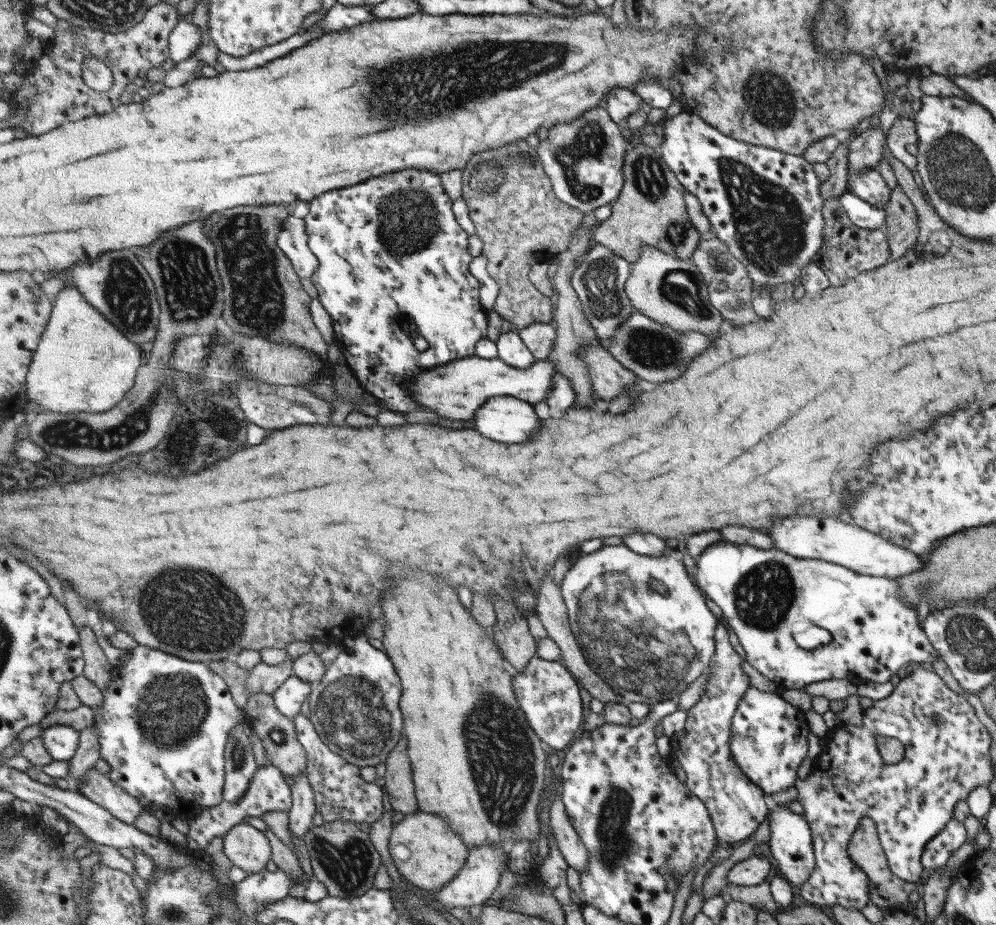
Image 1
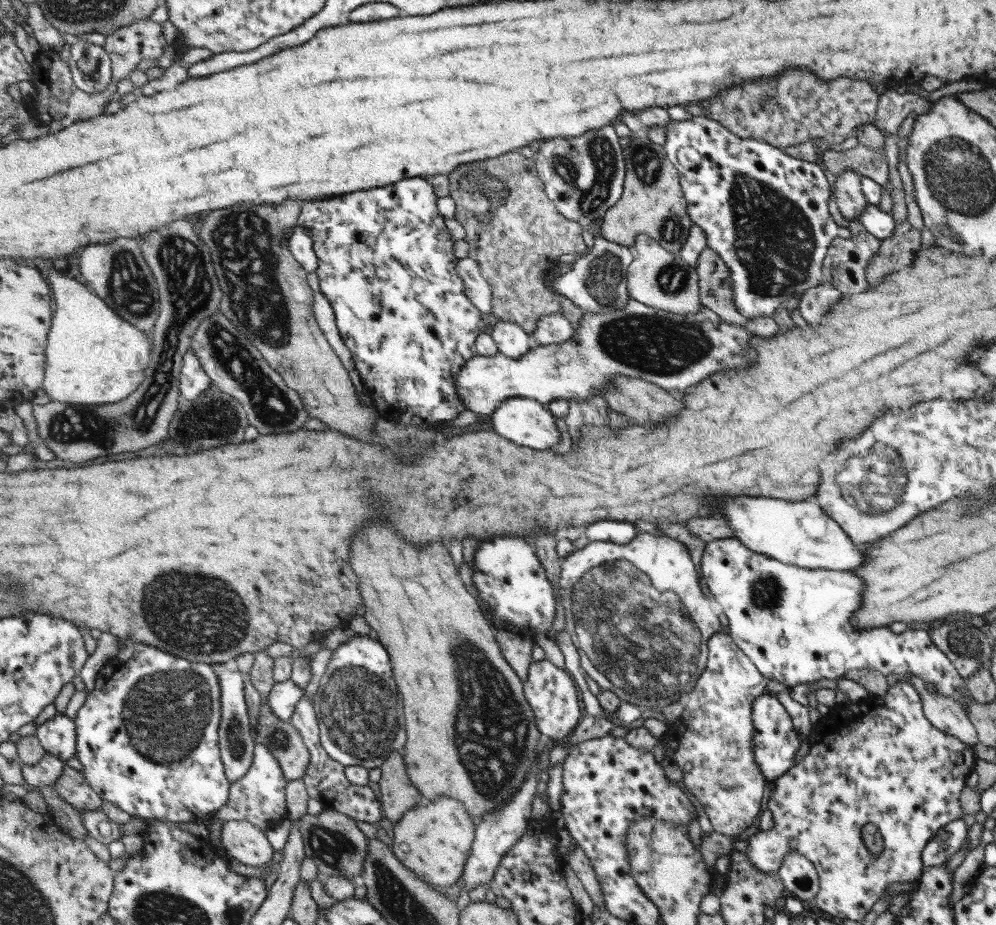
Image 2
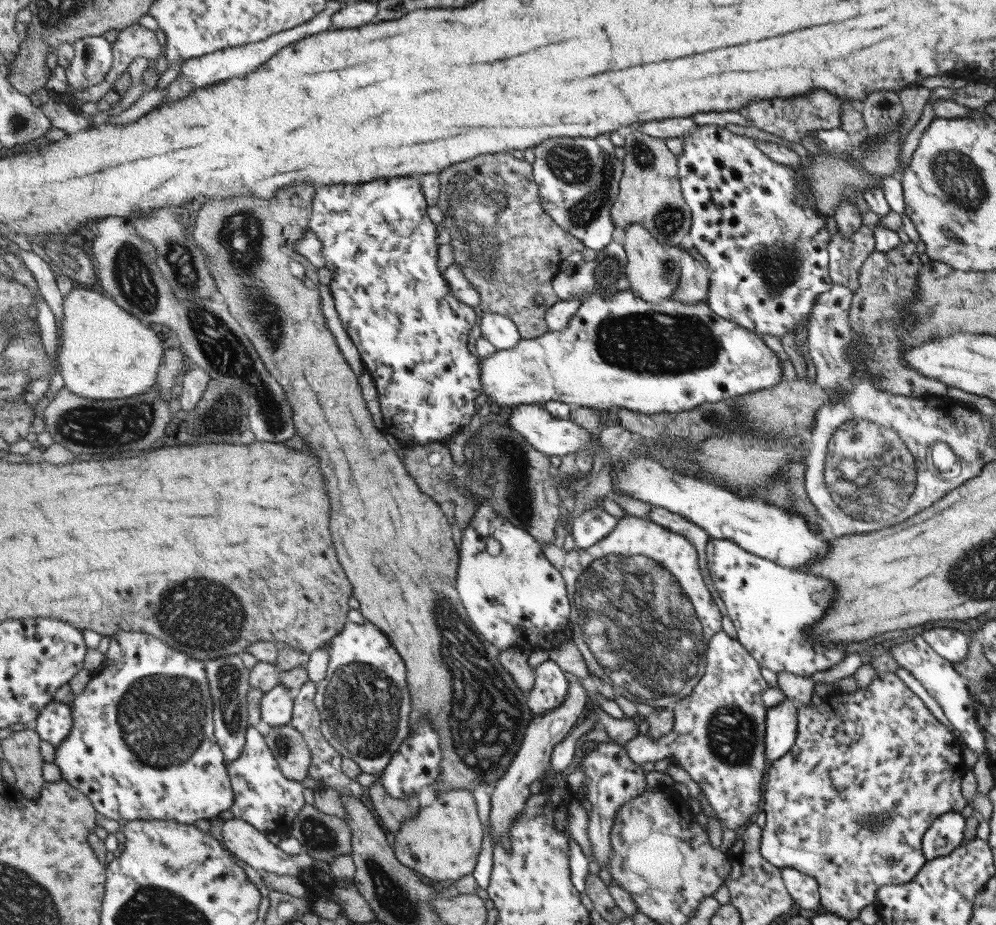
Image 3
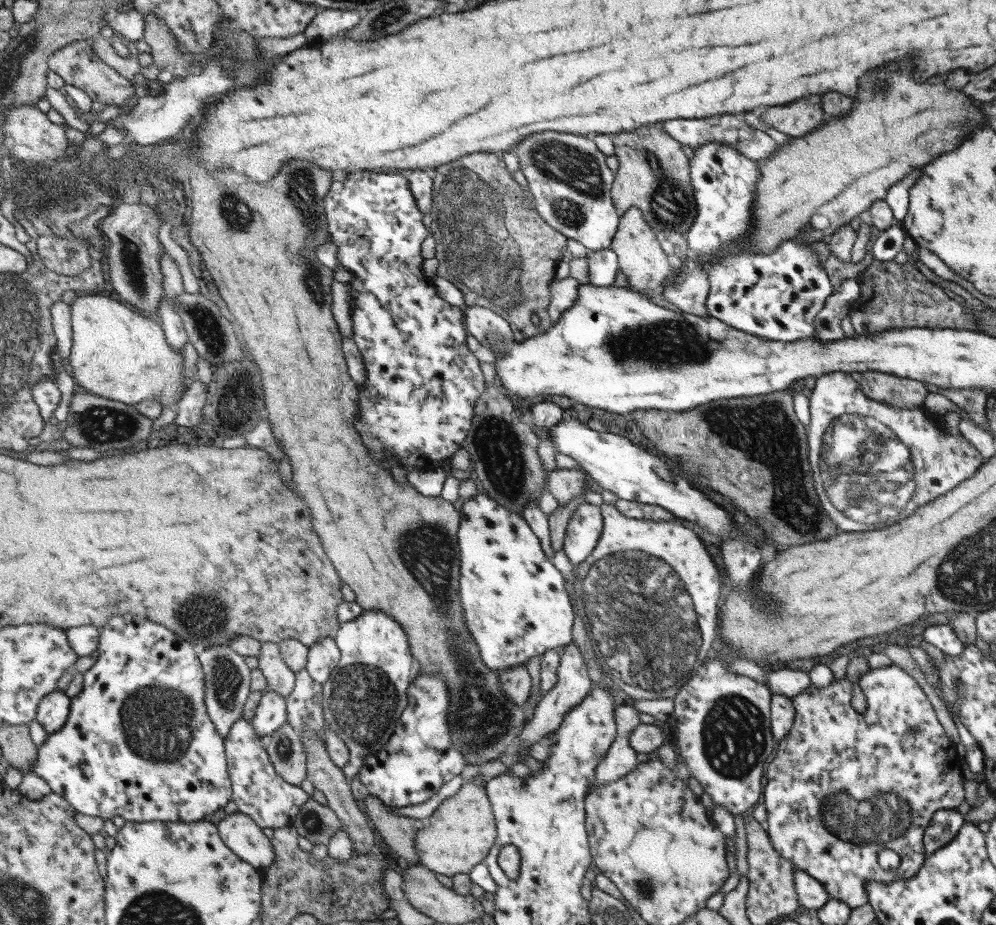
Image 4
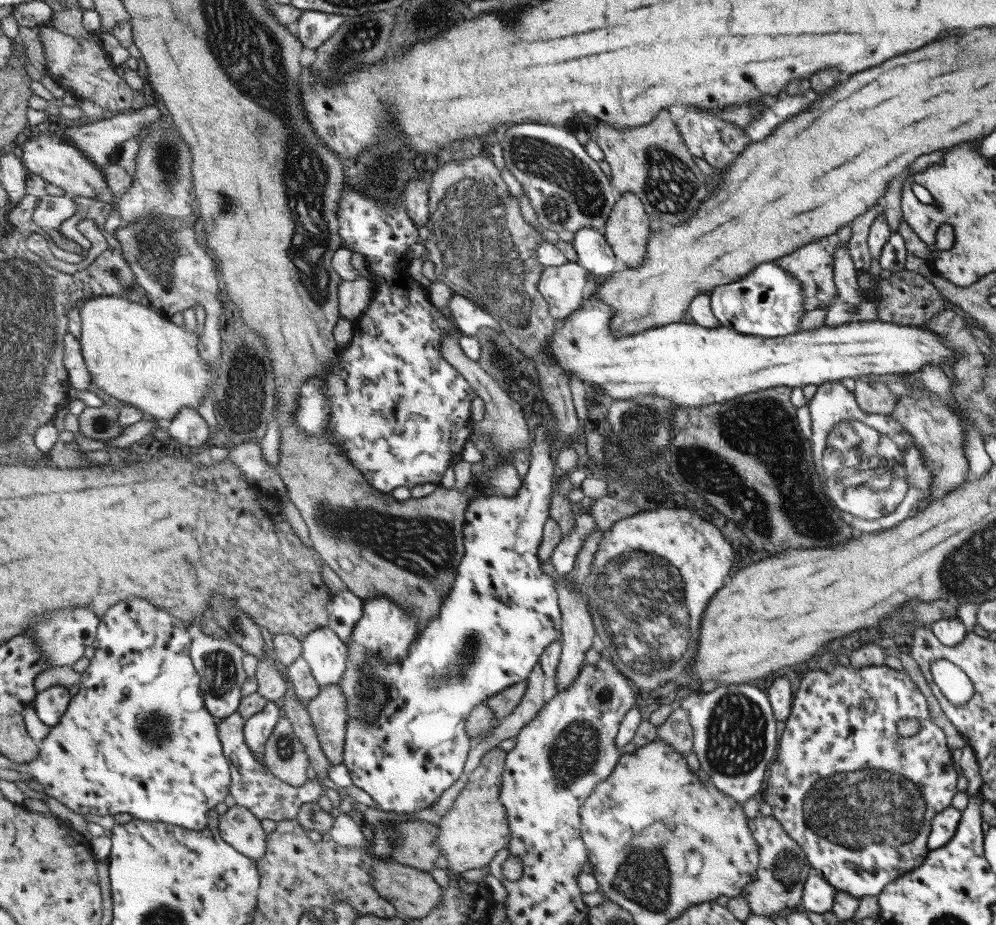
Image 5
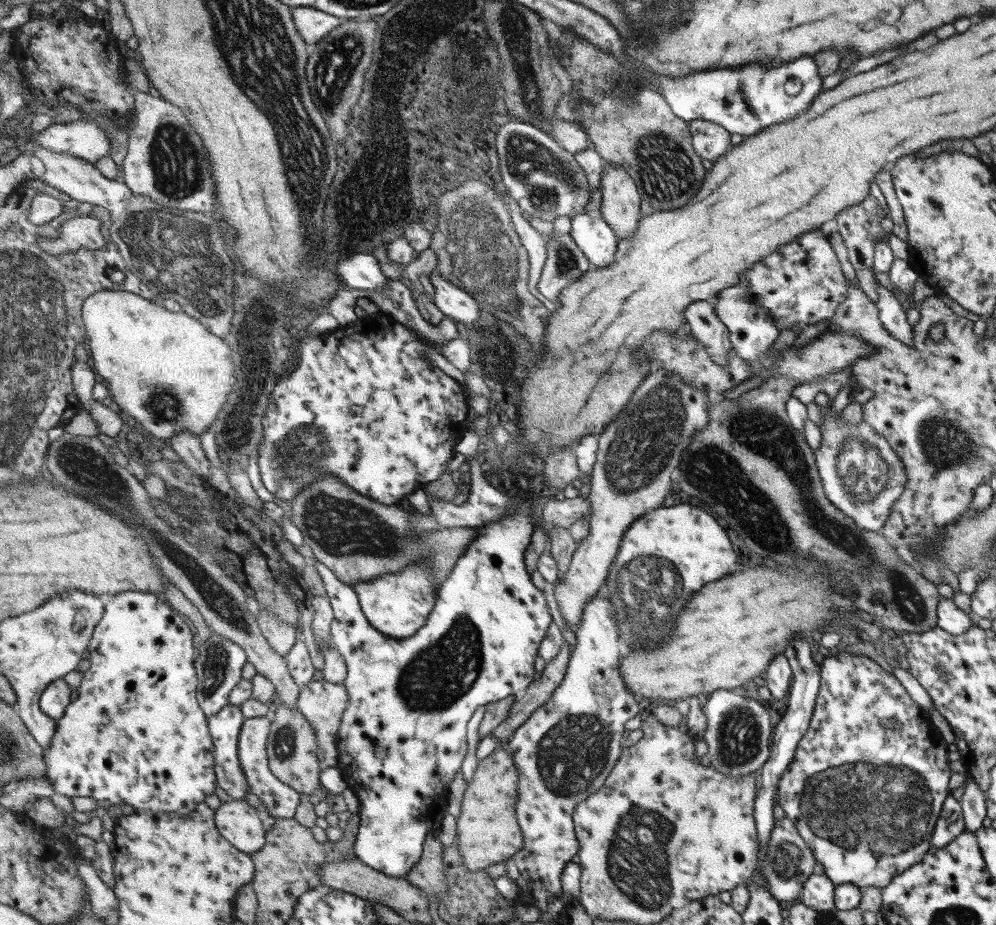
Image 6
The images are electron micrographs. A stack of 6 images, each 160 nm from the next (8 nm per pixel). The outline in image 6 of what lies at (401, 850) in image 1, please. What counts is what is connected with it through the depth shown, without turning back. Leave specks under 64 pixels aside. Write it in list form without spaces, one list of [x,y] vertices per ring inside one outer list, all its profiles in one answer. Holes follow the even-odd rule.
[[[497,749],[478,764],[473,780],[467,785],[462,810],[456,819],[457,845],[464,863],[471,870],[486,869],[506,861],[524,847],[524,836],[518,821],[519,771],[514,754]]]

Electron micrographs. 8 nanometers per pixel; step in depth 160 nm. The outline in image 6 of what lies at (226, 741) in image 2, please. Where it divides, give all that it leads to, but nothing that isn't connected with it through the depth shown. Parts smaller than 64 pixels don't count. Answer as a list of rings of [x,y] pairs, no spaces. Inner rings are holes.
[[[217,633],[205,640],[196,653],[195,667],[200,680],[197,690],[199,706],[208,716],[217,714],[229,706],[229,695],[243,678],[243,668],[247,664],[247,654],[237,643]]]

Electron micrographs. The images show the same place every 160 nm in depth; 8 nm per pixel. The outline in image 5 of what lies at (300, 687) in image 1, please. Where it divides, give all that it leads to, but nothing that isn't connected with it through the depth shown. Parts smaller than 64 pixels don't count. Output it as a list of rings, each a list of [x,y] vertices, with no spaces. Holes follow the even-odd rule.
[[[270,701],[265,709],[247,719],[244,734],[245,742],[252,748],[252,753],[267,767],[264,750],[274,734],[275,728],[284,716],[280,703]]]

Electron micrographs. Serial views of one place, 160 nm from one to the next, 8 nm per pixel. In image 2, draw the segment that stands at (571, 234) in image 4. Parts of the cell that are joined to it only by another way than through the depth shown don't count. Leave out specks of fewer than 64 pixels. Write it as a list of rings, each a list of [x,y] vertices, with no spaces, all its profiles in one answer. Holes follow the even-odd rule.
[[[603,126],[575,138],[557,137],[544,141],[534,156],[546,194],[557,210],[565,218],[579,222],[594,237],[602,234],[605,214],[624,194],[627,167],[625,149],[619,137],[616,128]]]

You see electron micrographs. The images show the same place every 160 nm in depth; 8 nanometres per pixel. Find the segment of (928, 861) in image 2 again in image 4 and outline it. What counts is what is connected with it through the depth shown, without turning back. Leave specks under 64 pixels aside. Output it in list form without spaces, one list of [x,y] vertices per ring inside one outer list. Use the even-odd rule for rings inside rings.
[[[940,809],[932,814],[922,834],[924,852],[929,855],[945,846],[961,828],[963,817],[957,811]]]

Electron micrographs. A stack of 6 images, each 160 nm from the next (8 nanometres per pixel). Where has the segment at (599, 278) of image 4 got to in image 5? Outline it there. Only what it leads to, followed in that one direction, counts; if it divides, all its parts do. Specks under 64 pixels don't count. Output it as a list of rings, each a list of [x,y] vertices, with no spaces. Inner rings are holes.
[[[601,228],[580,230],[576,233],[573,246],[579,258],[578,263],[600,279],[610,276],[621,267]]]

